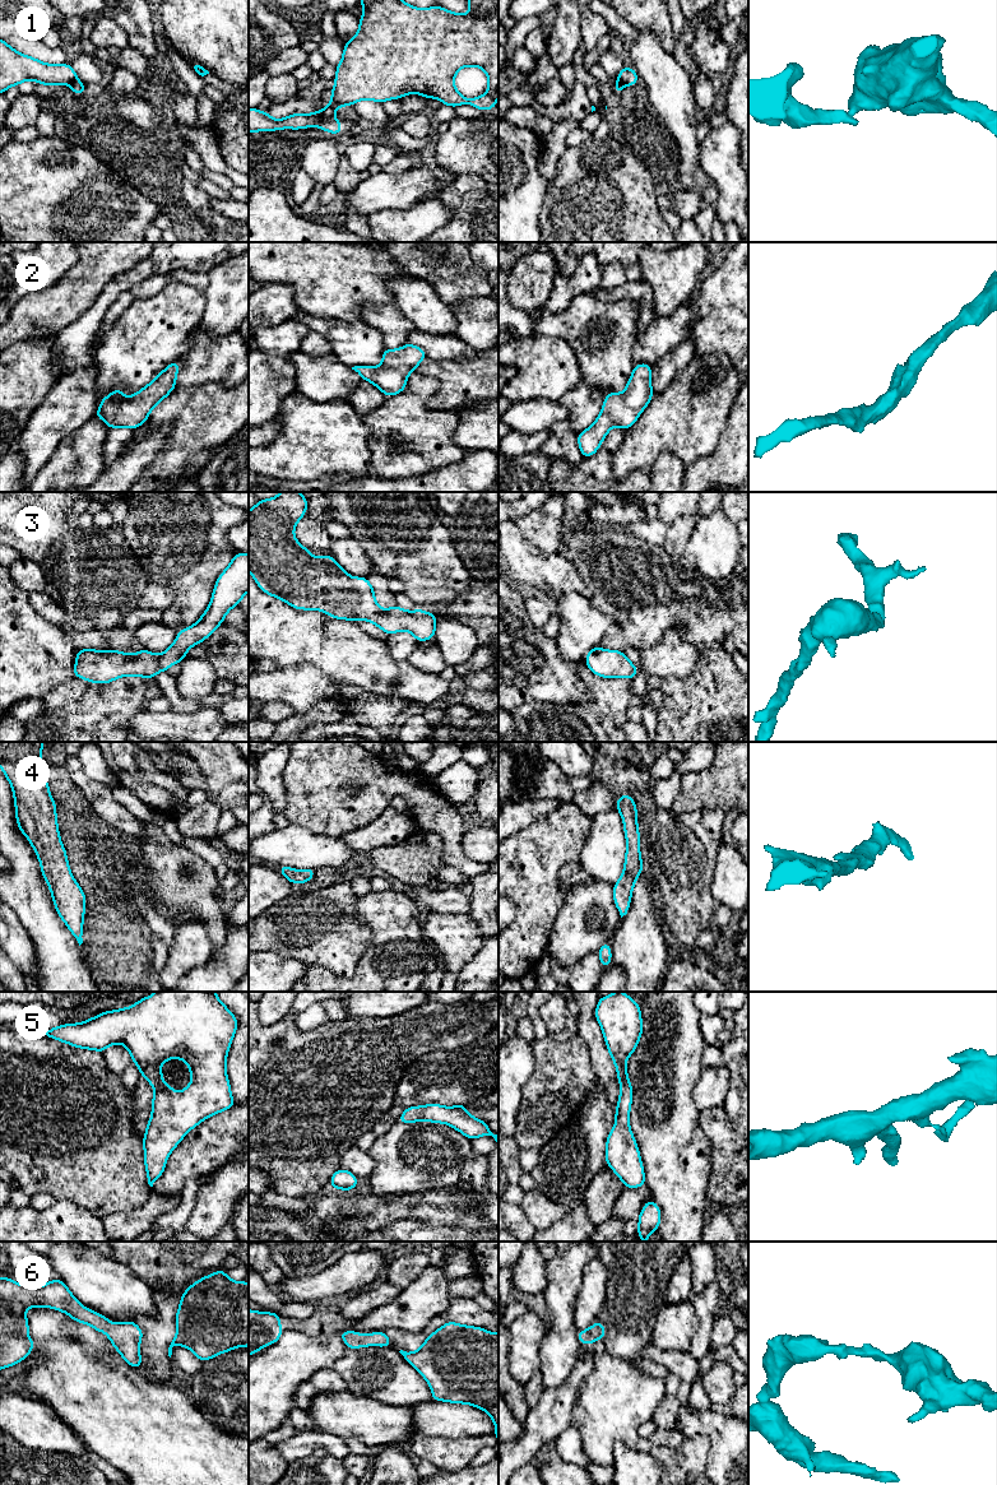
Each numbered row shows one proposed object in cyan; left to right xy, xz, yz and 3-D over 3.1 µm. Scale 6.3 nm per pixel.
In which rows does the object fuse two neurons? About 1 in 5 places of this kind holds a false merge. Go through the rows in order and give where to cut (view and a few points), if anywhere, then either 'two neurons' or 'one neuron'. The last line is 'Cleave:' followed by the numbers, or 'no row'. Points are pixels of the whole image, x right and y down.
1: cut xz (319, 111), (332, 117); two neurons
2: cut none; one neuron
3: cut none; one neuron
4: cut none; one neuron
5: cut none; one neuron
6: cut none; one neuron
Cleave: 1

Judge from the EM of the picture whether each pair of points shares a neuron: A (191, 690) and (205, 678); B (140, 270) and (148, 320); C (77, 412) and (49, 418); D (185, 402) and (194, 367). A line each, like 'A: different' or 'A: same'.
A: same
B: different
C: same
D: different

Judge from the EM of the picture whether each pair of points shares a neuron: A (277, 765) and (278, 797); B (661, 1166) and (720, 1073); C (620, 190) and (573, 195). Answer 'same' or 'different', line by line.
A: same
B: different
C: same

